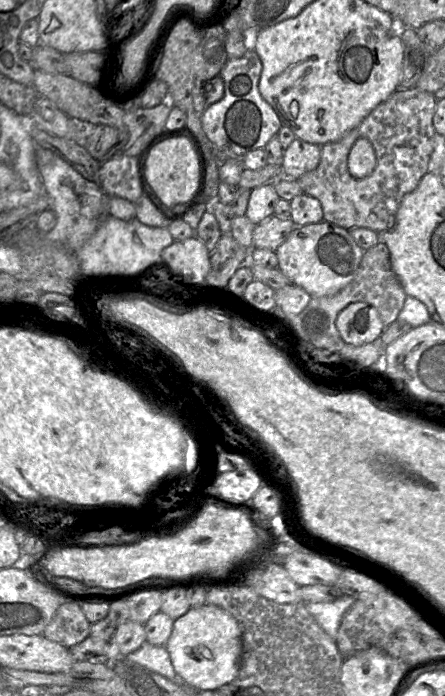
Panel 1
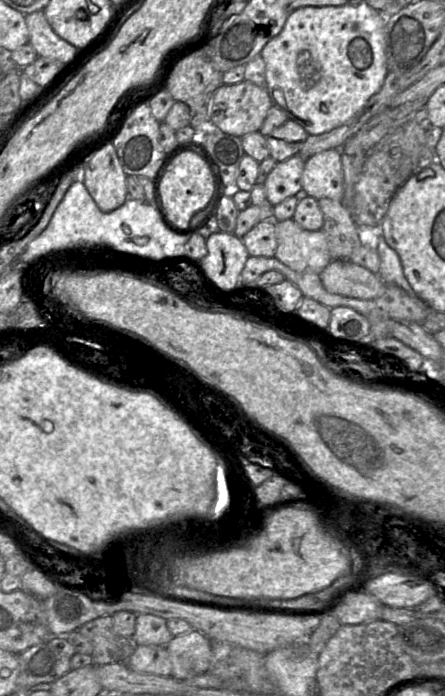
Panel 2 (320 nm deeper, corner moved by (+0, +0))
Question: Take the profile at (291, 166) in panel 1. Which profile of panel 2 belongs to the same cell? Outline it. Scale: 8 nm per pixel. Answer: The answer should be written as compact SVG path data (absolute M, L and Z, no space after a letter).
M341 149L324 150L306 160L302 173L302 193L317 200L330 198L342 201L344 175Z

